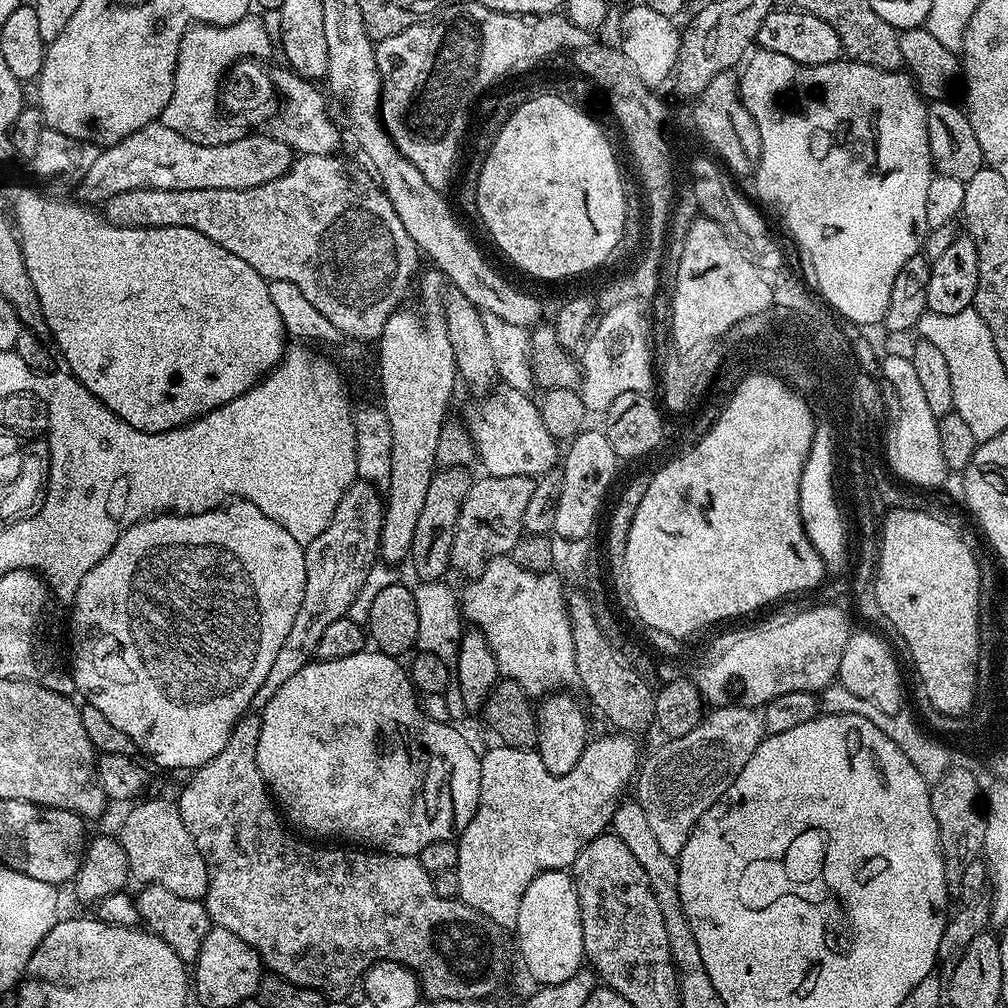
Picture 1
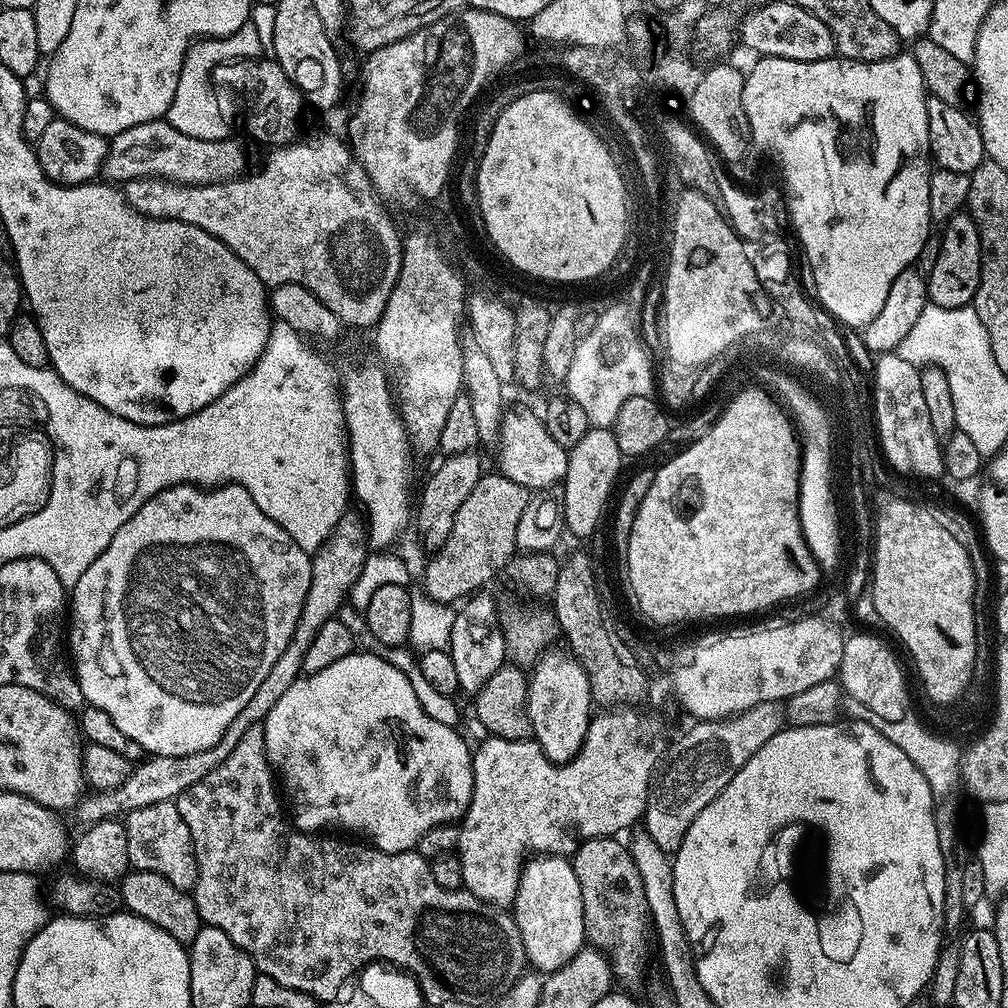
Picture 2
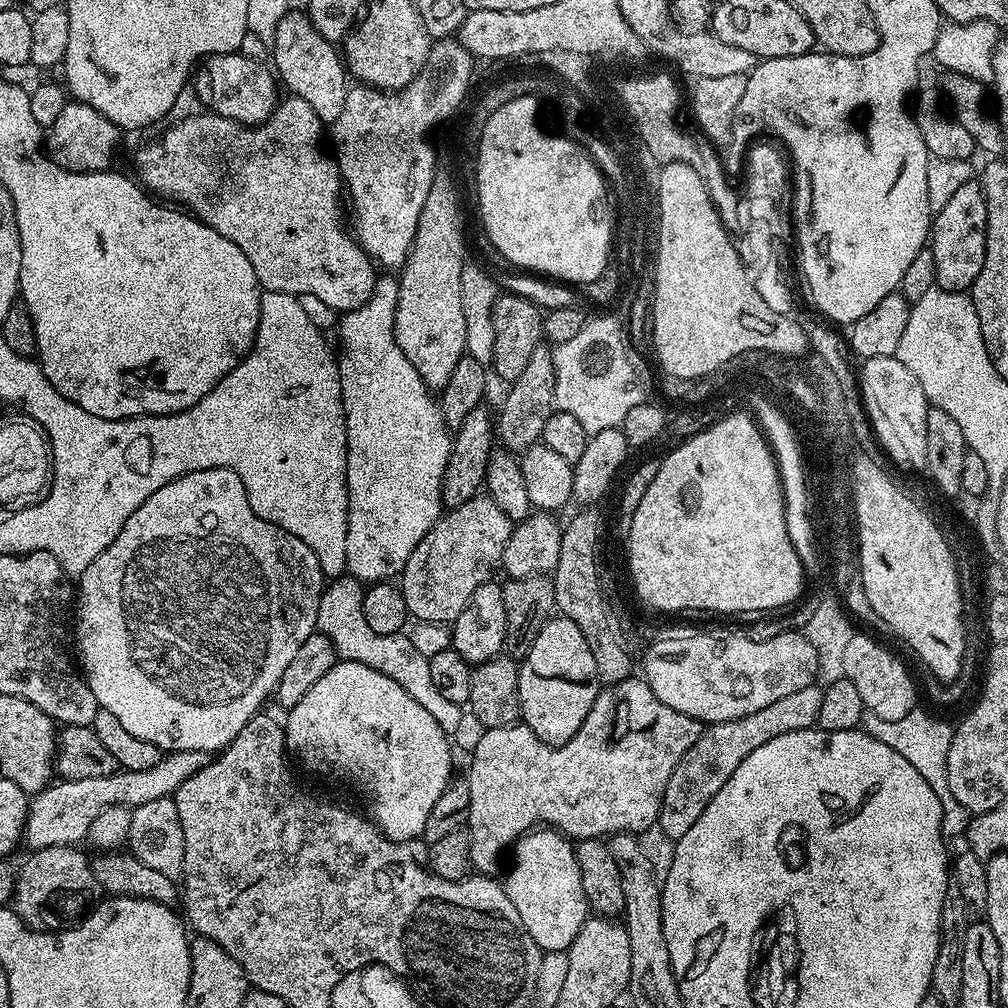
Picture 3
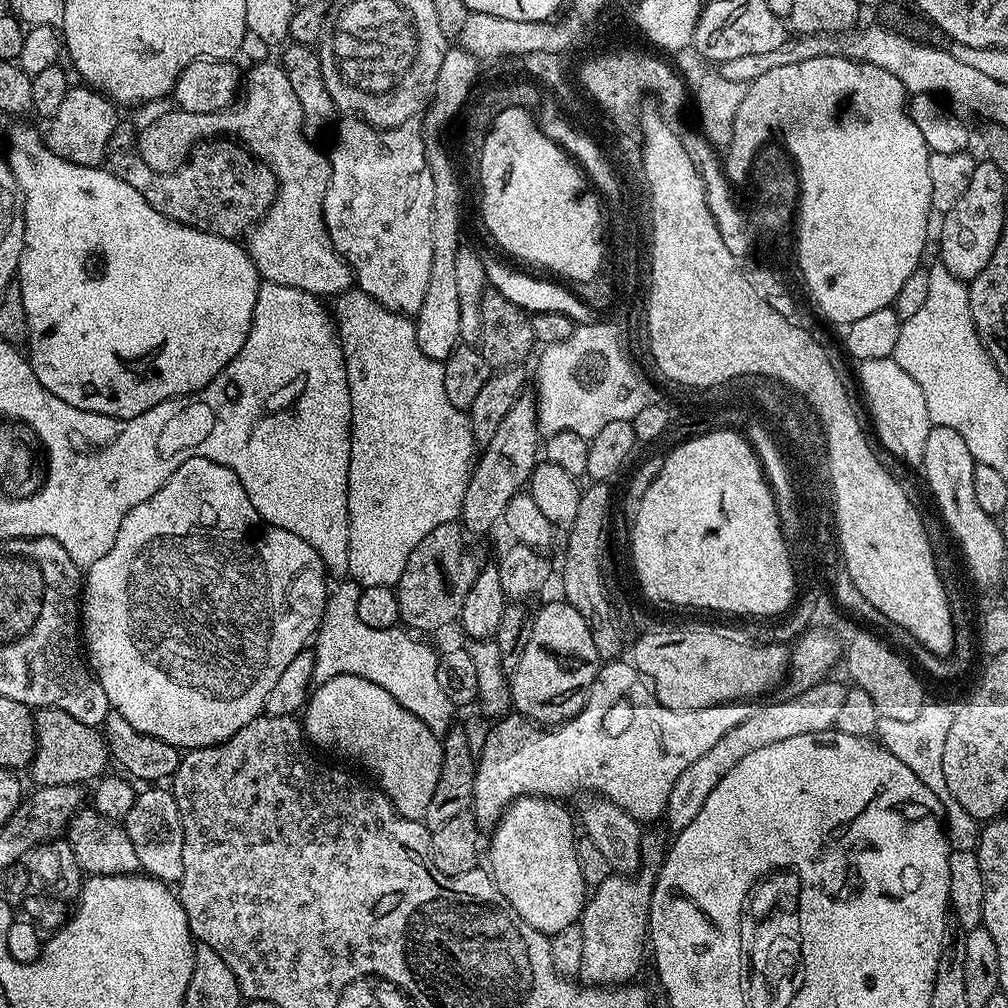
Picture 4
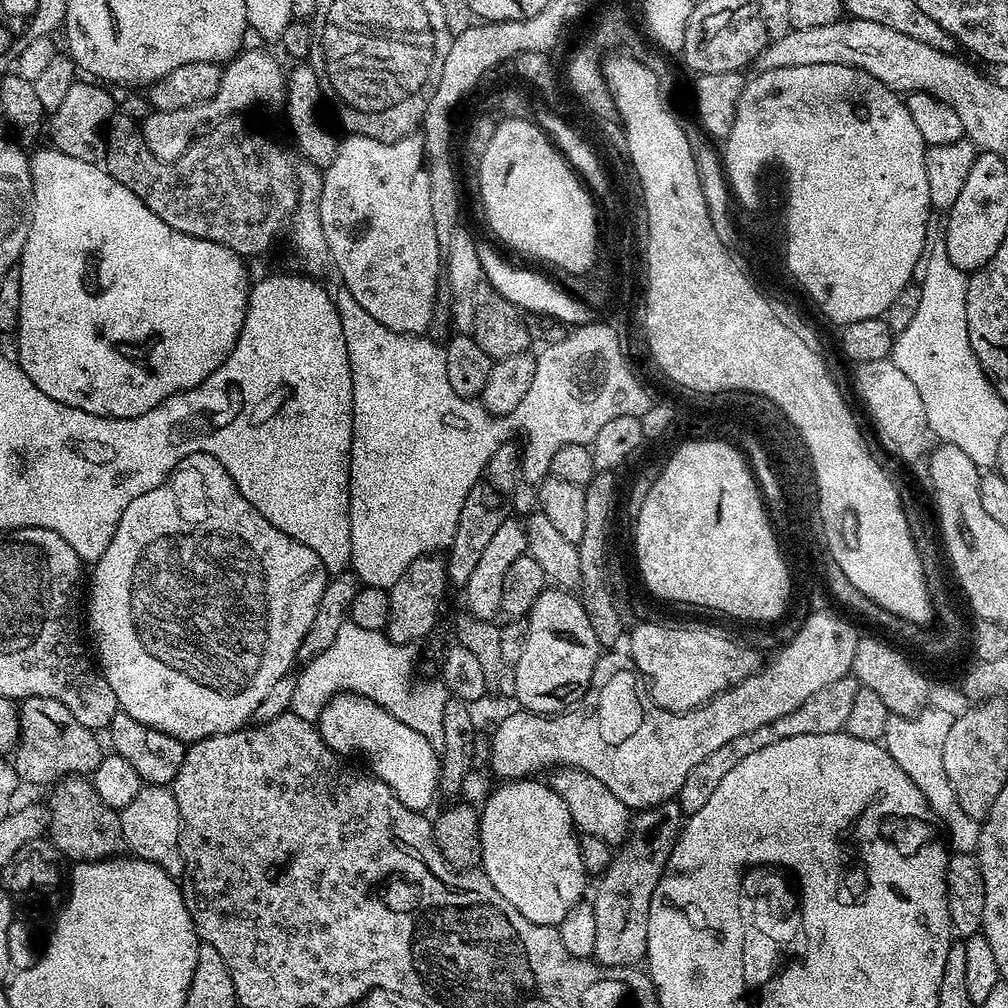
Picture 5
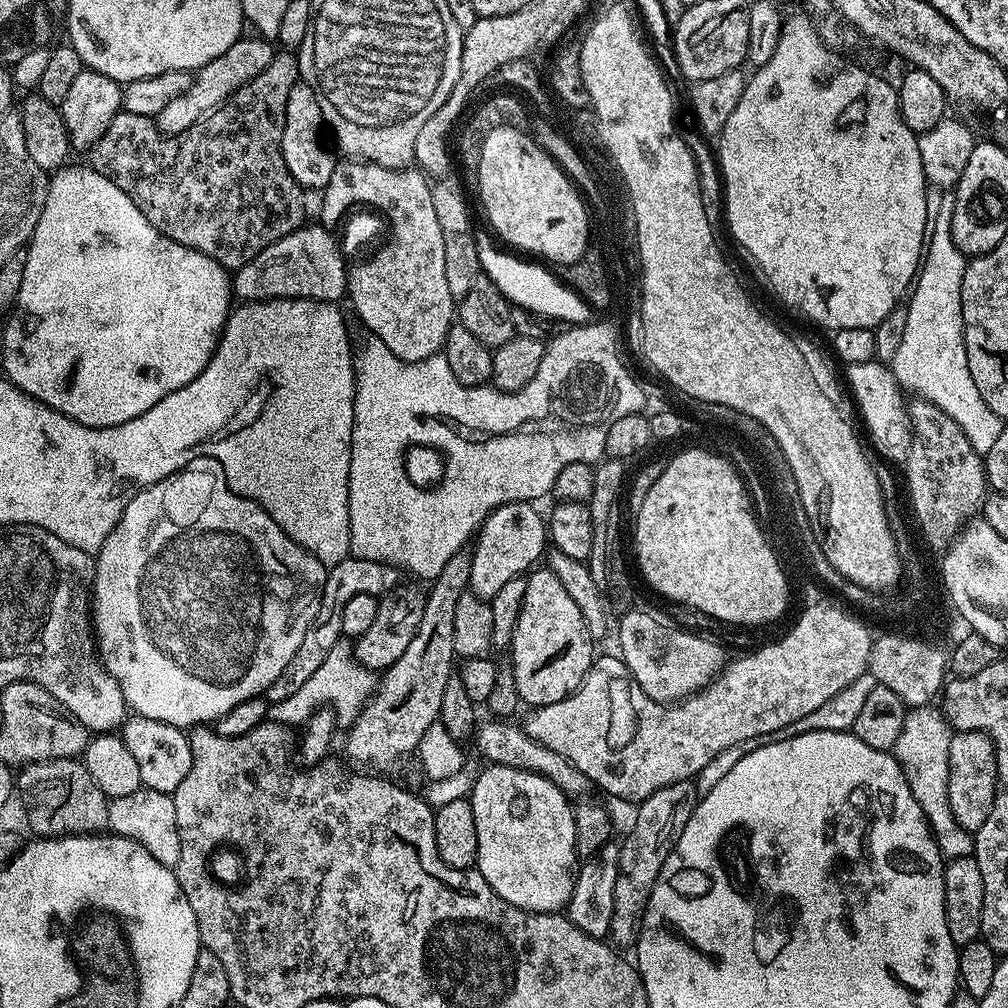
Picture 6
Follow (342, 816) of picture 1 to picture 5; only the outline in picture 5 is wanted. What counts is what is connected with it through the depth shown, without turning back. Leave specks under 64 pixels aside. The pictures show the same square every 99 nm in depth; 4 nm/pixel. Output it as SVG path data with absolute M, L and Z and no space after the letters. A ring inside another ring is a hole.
M338 692L320 711L320 736L333 752L348 758L351 752L361 752L368 759L367 767L406 806L415 812L424 812L438 796L440 787L440 758L438 749L430 746L418 730L410 730L406 722L390 713L368 697L354 692Z

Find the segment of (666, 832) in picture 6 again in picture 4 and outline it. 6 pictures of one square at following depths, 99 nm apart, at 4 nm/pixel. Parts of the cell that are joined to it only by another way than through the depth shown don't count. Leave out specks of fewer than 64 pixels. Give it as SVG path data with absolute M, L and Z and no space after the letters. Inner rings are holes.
M645 831L640 838L640 867L636 869L634 874L610 874L602 881L601 884L595 885L591 889L590 895L587 897L584 910L580 914L578 921L582 930L582 967L580 968L580 976L583 977L589 985L592 986L623 986L637 979L636 971L640 968L640 963L643 962L644 956L646 960L646 941L649 939L648 931L648 907L650 906L650 898L652 897L652 888L656 885L656 877L660 875L660 866L664 862L664 857L670 847L669 837L664 837L660 832Z

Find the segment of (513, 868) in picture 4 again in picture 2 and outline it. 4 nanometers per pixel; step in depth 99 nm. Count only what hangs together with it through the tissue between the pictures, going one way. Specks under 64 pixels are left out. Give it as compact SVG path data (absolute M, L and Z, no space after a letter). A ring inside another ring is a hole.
M536 854L520 871L520 881L514 901L516 925L522 934L522 946L528 955L528 964L544 974L556 972L574 954L585 947L582 890L572 869L571 859L562 856Z

